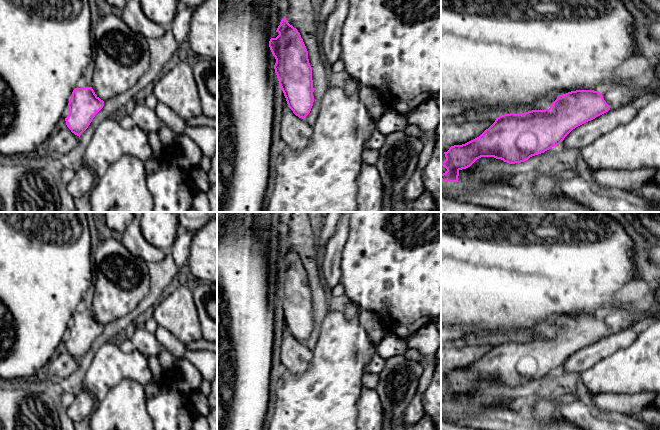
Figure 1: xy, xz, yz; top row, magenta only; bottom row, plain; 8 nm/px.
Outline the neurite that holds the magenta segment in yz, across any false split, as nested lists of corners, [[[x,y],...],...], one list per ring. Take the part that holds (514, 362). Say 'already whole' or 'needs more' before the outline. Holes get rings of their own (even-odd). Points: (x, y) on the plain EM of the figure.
needs more | [[[612,307],[601,317],[594,314],[576,314],[559,319],[549,333],[501,339],[479,361],[462,369],[451,370],[447,376],[444,376],[446,384],[441,385],[441,390],[447,395],[441,398],[441,405],[459,406],[459,395],[470,391],[481,381],[494,381],[509,388],[524,386],[532,380],[559,369],[576,351],[595,343],[610,333],[625,330],[633,323],[634,320],[628,319],[622,313],[621,308]]]

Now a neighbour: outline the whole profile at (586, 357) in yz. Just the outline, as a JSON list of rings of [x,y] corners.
[[[631,329],[610,333],[608,336],[573,353],[561,366],[566,373],[581,374],[596,362],[618,349],[630,346],[638,337]]]

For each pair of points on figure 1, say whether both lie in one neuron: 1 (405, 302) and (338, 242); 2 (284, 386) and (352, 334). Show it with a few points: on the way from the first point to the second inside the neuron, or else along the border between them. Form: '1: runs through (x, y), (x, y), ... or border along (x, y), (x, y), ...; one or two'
1: border along (349, 224), (349, 234), (342, 252), (340, 270); two
2: runs through (301, 386), (336, 351); one

